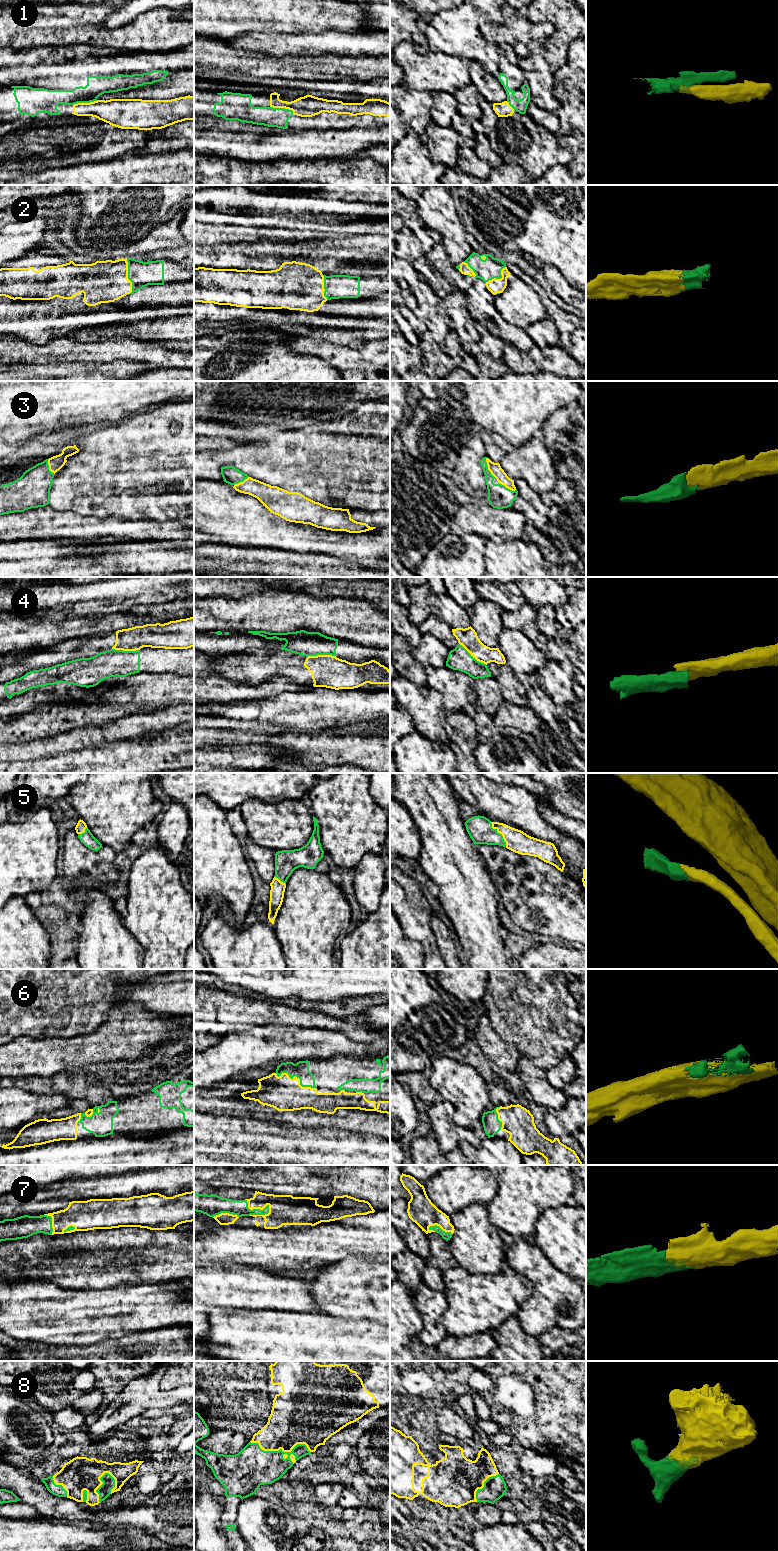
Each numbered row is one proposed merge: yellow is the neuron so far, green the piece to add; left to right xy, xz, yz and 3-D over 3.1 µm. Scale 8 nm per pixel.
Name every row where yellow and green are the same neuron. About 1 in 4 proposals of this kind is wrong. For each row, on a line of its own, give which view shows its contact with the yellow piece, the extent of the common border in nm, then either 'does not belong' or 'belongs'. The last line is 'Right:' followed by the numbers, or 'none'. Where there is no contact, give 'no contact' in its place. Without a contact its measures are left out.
1: xz | 200 nm | belongs
2: xy | 300 nm | belongs
3: yz | 180 nm | belongs
4: yz | 280 nm | does not belong
5: yz | 240 nm | belongs
6: xz | 340 nm | belongs
7: xz | 220 nm | belongs
8: xz | 500 nm | belongs
Right: 1, 2, 3, 5, 6, 7, 8

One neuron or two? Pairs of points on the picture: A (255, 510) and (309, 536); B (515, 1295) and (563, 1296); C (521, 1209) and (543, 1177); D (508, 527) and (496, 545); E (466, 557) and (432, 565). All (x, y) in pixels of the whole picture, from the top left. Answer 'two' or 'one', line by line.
A: one
B: two
C: one
D: two
E: one

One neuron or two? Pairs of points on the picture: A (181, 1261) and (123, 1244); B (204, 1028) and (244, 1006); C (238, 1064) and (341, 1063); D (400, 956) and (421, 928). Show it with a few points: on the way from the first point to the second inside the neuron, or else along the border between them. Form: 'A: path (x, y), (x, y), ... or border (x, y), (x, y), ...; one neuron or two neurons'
A: path (167, 1255), (153, 1255), (137, 1244); one neuron
B: path (214, 1018), (220, 1012), (234, 1011); one neuron
C: border (332, 1056), (353, 1055), (356, 1057); two neurons
D: border (400, 924), (403, 932), (421, 945), (424, 958); two neurons

